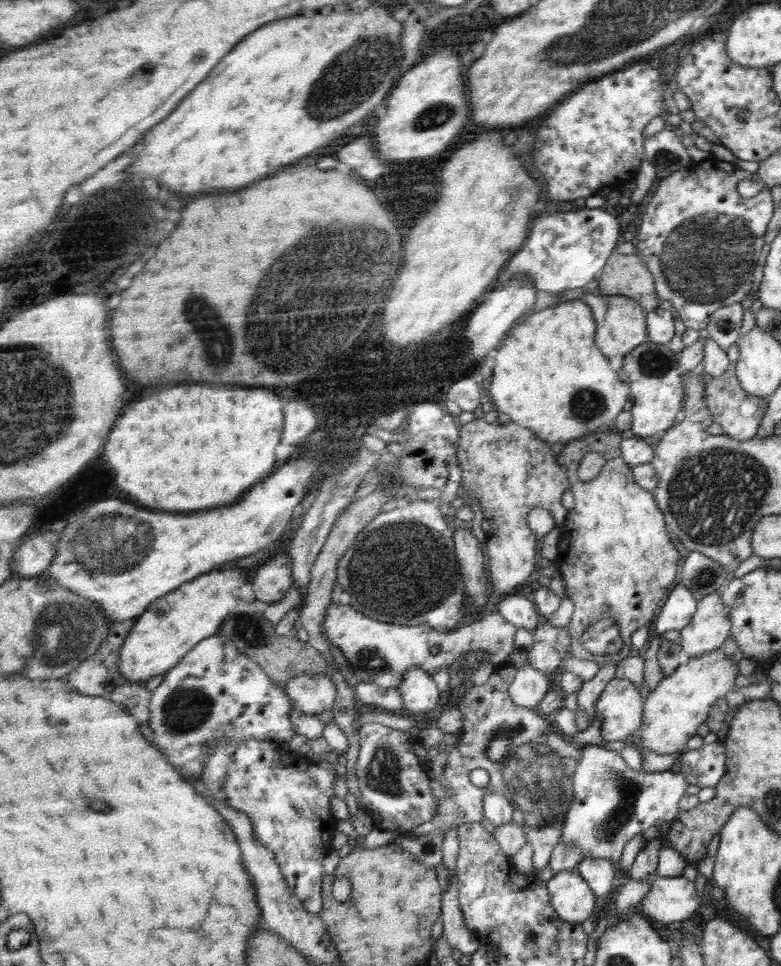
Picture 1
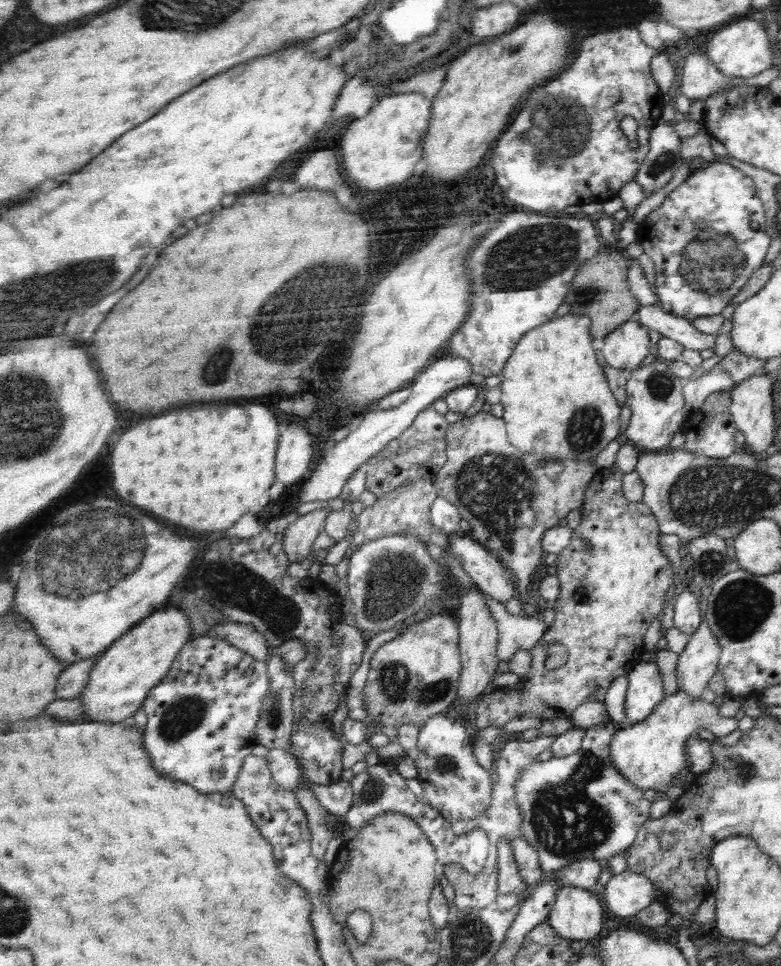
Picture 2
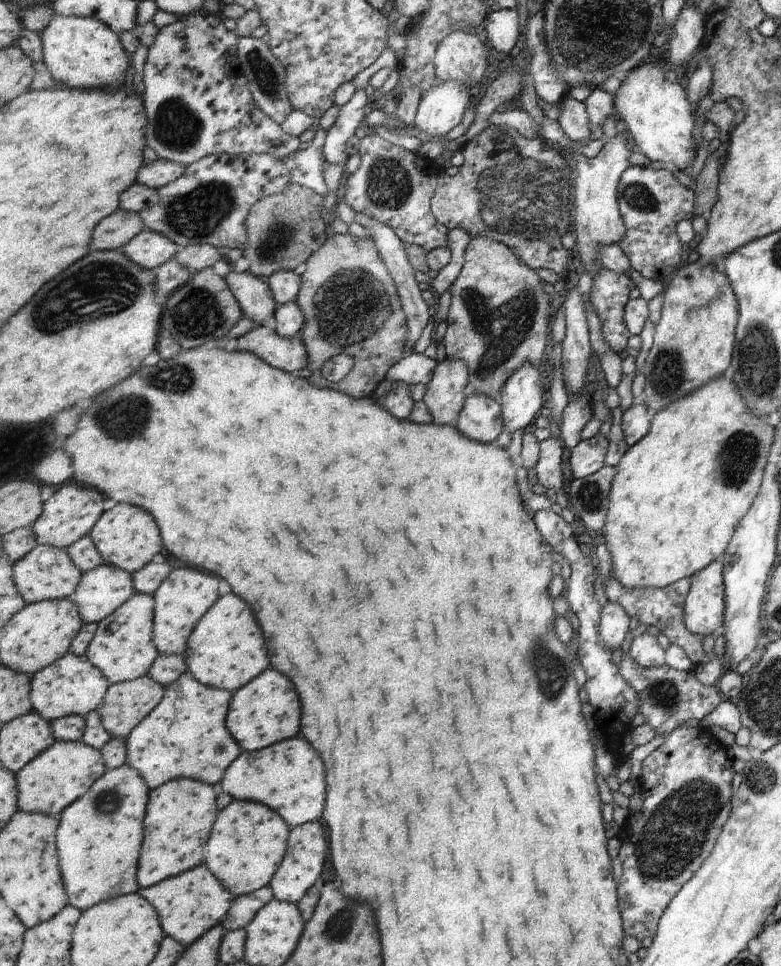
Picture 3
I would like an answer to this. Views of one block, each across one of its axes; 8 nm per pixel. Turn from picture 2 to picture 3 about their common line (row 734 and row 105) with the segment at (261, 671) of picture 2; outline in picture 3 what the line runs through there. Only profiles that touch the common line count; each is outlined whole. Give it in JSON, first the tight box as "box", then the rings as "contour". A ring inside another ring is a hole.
{"box":[145,12,303,166],"contour":[[[198,12],[167,27],[160,28],[160,34],[149,48],[145,66],[145,112],[149,116],[147,146],[162,159],[184,163],[190,166],[204,157],[234,153],[235,155],[269,154],[278,158],[289,158],[300,150],[303,140],[292,136],[278,124],[257,103],[250,88],[249,77],[242,70],[239,57],[241,38],[236,30],[230,31],[224,24],[224,16],[207,15]]]}

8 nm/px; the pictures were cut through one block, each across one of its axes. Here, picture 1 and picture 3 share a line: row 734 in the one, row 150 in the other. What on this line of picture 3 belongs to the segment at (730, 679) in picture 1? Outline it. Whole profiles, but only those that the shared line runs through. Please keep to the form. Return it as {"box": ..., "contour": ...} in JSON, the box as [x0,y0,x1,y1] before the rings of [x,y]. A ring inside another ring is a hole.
{"box":[614,63,698,170],"contour":[[[644,63],[629,74],[621,77],[621,87],[614,94],[618,116],[629,127],[638,150],[652,161],[660,160],[675,164],[683,170],[690,167],[698,156],[694,142],[696,110],[698,106],[689,99],[688,89],[678,83],[670,82],[659,65]]]}

